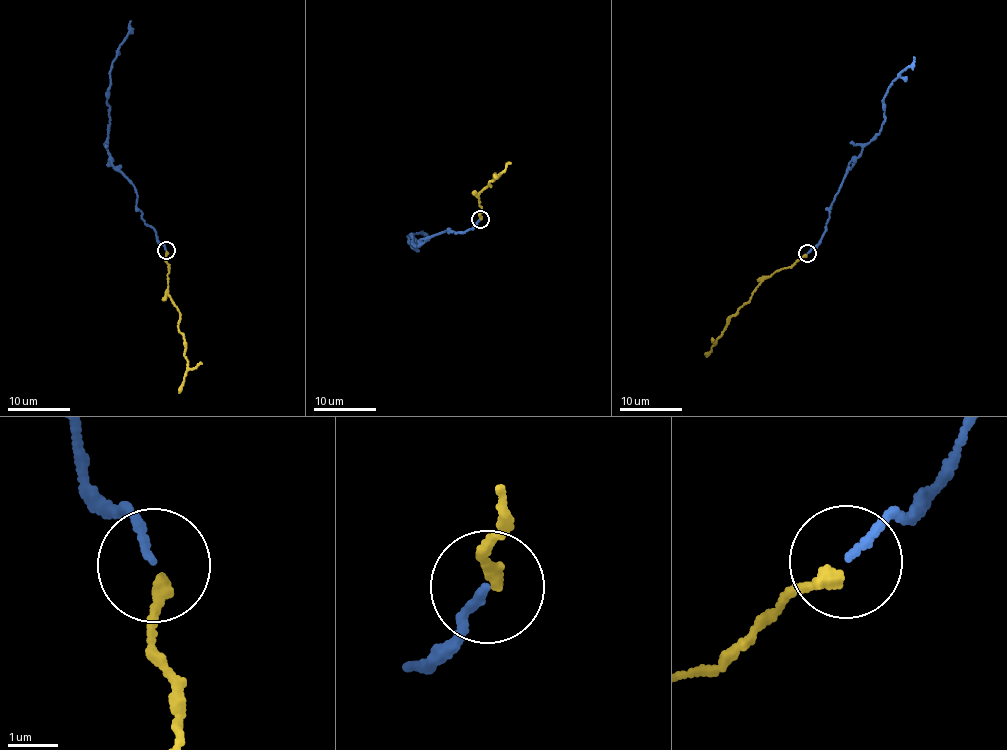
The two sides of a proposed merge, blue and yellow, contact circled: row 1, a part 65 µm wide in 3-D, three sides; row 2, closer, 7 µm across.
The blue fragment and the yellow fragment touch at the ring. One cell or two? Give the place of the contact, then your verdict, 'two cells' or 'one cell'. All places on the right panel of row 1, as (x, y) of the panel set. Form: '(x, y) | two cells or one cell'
(807, 253) | one cell

